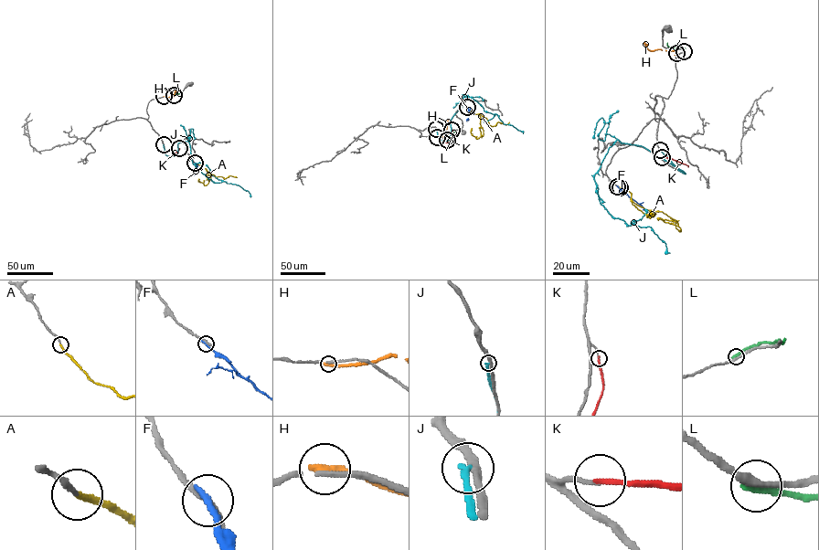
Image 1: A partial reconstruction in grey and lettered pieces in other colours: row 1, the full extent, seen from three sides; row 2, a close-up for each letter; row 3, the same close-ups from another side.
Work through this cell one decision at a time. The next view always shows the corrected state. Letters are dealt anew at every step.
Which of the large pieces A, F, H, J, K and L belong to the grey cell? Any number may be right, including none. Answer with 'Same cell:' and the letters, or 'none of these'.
Same cell: A, K

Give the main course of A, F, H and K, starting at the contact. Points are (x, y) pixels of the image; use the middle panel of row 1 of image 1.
A: (468, 108), (479, 114), (483, 136), (476, 139), (471, 132), (472, 128)
F: (467, 107), (466, 121)
H: (437, 137), (447, 135), (448, 121)
K: (452, 130), (450, 141), (445, 142)

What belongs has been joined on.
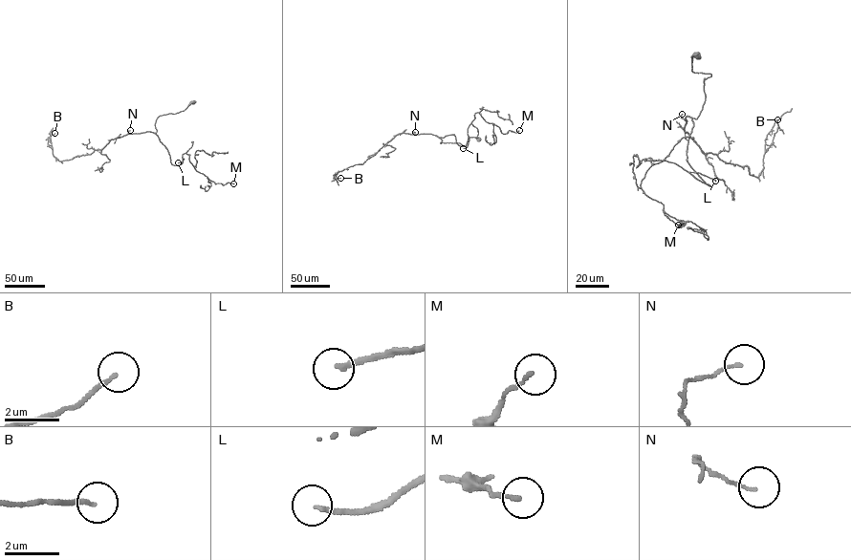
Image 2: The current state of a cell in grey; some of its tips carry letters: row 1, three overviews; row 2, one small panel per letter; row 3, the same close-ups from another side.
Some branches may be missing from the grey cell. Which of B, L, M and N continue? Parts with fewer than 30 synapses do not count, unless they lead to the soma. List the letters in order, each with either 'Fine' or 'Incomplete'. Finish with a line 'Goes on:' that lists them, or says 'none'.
B: Fine
L: Incomplete
M: Fine
N: Fine
Goes on: L

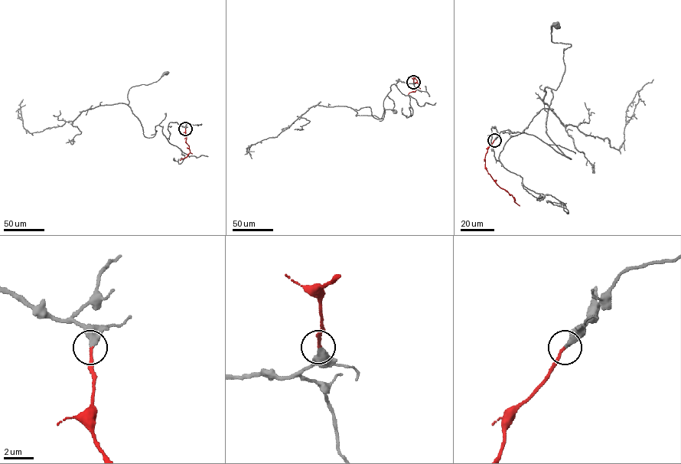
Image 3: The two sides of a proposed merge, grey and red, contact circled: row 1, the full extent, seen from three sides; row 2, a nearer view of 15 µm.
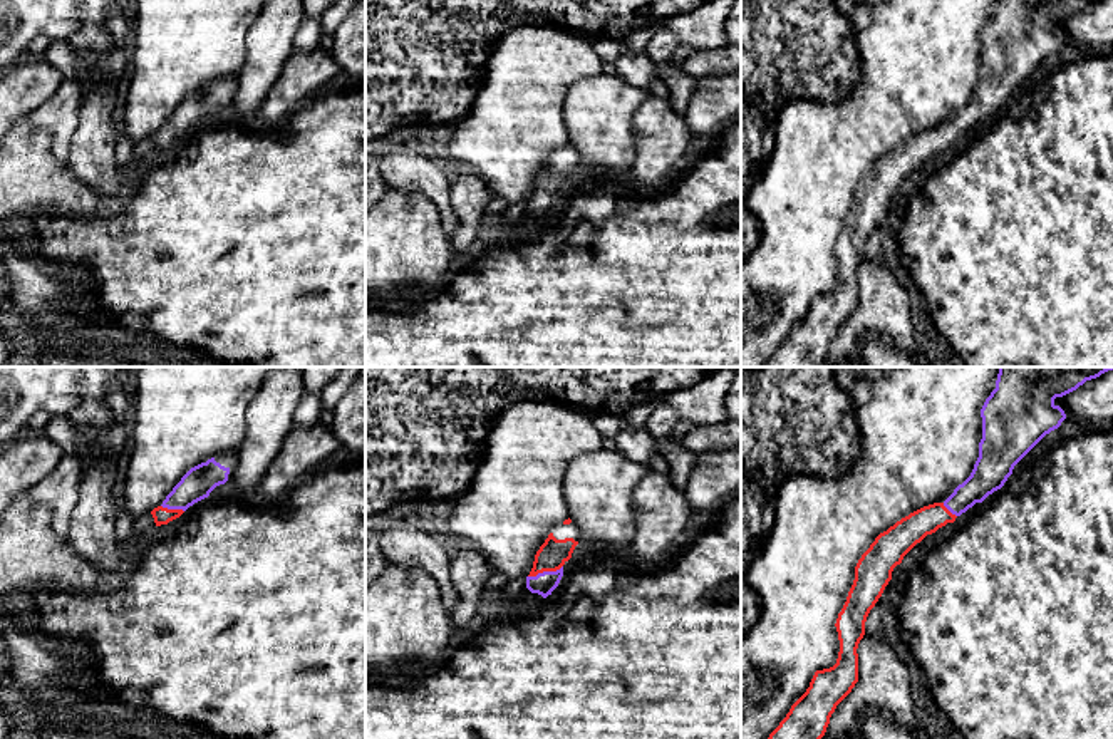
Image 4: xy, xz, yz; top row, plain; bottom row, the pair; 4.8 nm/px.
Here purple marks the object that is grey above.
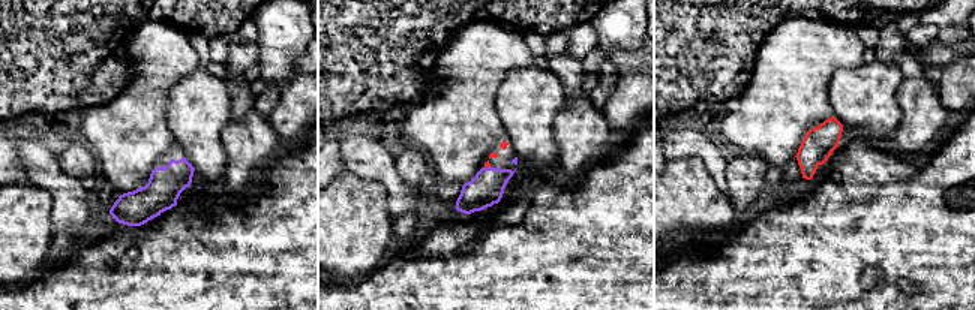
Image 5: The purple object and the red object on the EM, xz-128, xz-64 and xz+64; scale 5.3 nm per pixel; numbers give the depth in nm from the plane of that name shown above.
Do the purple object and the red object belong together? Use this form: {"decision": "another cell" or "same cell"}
{"decision": "same cell"}

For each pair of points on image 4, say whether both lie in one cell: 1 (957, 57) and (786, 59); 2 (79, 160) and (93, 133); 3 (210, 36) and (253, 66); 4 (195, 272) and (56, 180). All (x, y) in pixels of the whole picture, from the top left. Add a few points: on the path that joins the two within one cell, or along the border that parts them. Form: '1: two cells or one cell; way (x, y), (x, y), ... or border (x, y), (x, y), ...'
1: two cells; border (857, 32), (859, 82), (845, 96)
2: one cell; way (86, 153), (93, 146), (93, 139)
3: two cells; border (255, 20), (247, 34), (245, 61), (237, 72)
4: two cells; border (51, 211), (76, 211), (89, 217)

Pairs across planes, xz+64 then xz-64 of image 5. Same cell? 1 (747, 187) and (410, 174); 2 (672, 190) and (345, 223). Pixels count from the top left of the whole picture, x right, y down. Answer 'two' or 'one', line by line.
1: one
2: one

